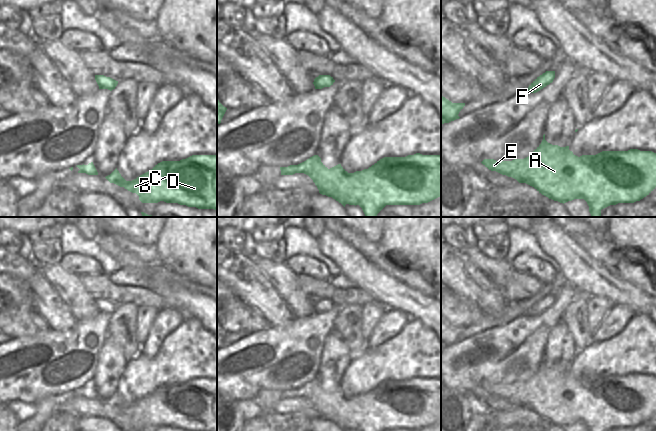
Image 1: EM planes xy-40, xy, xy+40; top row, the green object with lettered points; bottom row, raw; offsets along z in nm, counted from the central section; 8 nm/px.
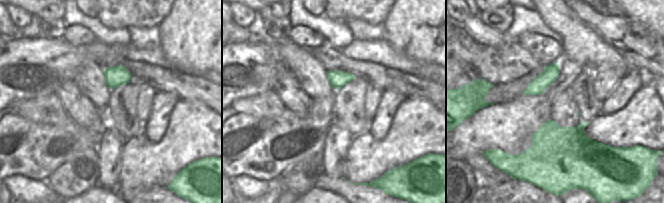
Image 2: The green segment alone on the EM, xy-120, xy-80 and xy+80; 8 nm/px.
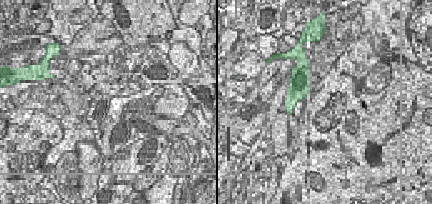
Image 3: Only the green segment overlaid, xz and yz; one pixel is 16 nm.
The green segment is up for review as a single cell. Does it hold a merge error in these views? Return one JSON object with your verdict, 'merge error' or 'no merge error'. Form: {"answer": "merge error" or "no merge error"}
{"answer": "no merge error"}

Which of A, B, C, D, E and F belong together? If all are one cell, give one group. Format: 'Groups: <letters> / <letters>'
Groups: A B C D E F

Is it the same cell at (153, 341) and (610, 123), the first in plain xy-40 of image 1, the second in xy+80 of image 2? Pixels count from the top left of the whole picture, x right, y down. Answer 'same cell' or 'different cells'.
different cells

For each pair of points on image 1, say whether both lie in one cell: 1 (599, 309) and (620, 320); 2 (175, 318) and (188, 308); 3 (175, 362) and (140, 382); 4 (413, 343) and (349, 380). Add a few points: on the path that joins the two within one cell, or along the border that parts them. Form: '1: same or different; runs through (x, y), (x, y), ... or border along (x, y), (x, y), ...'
1: different; border along (613, 305), (601, 324), (593, 332)
2: different; border along (167, 306), (175, 308), (183, 316)
3: same; runs through (166, 367), (149, 374)
4: same; runs through (397, 359), (373, 366), (365, 372)

